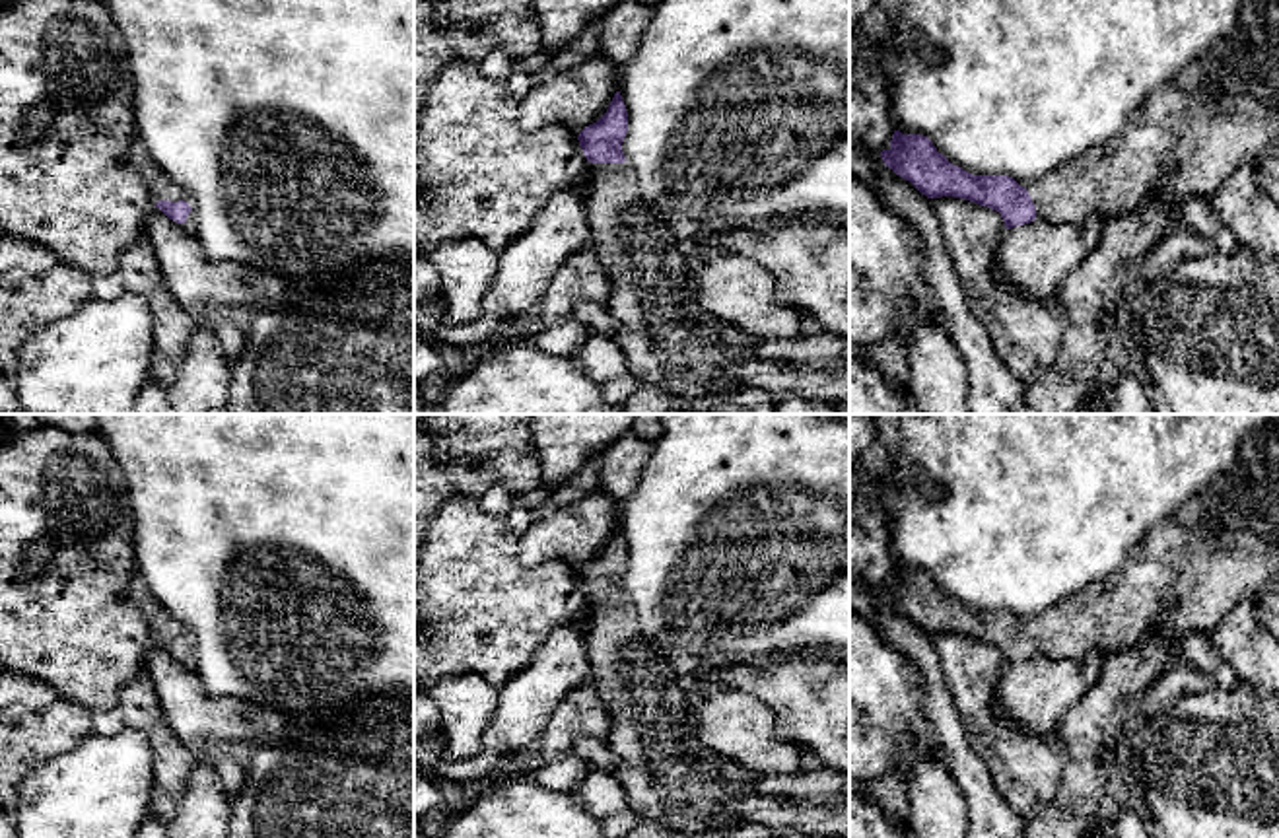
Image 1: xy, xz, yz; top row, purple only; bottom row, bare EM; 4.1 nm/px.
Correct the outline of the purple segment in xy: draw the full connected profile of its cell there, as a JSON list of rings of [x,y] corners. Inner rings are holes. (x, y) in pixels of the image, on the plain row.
[[[161,614],[154,620],[152,632],[156,644],[159,644],[169,655],[181,659],[189,669],[196,667],[194,642],[185,622],[169,614]]]

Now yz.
[[[1279,422],[1250,432],[1236,463],[1151,527],[1127,550],[1120,570],[1026,624],[1007,611],[972,611],[952,601],[921,570],[894,566],[881,593],[927,634],[954,632],[987,642],[1011,665],[1034,655],[1061,659],[1096,653],[1106,659],[1135,647],[1153,632],[1178,653],[1188,634],[1209,636],[1240,599],[1256,601],[1265,589],[1279,589]]]

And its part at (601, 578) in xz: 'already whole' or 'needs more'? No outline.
needs more

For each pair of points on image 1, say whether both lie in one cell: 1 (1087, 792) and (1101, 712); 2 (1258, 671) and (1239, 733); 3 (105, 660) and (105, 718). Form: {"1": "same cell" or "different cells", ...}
{"1": "same cell", "2": "different cells", "3": "different cells"}

